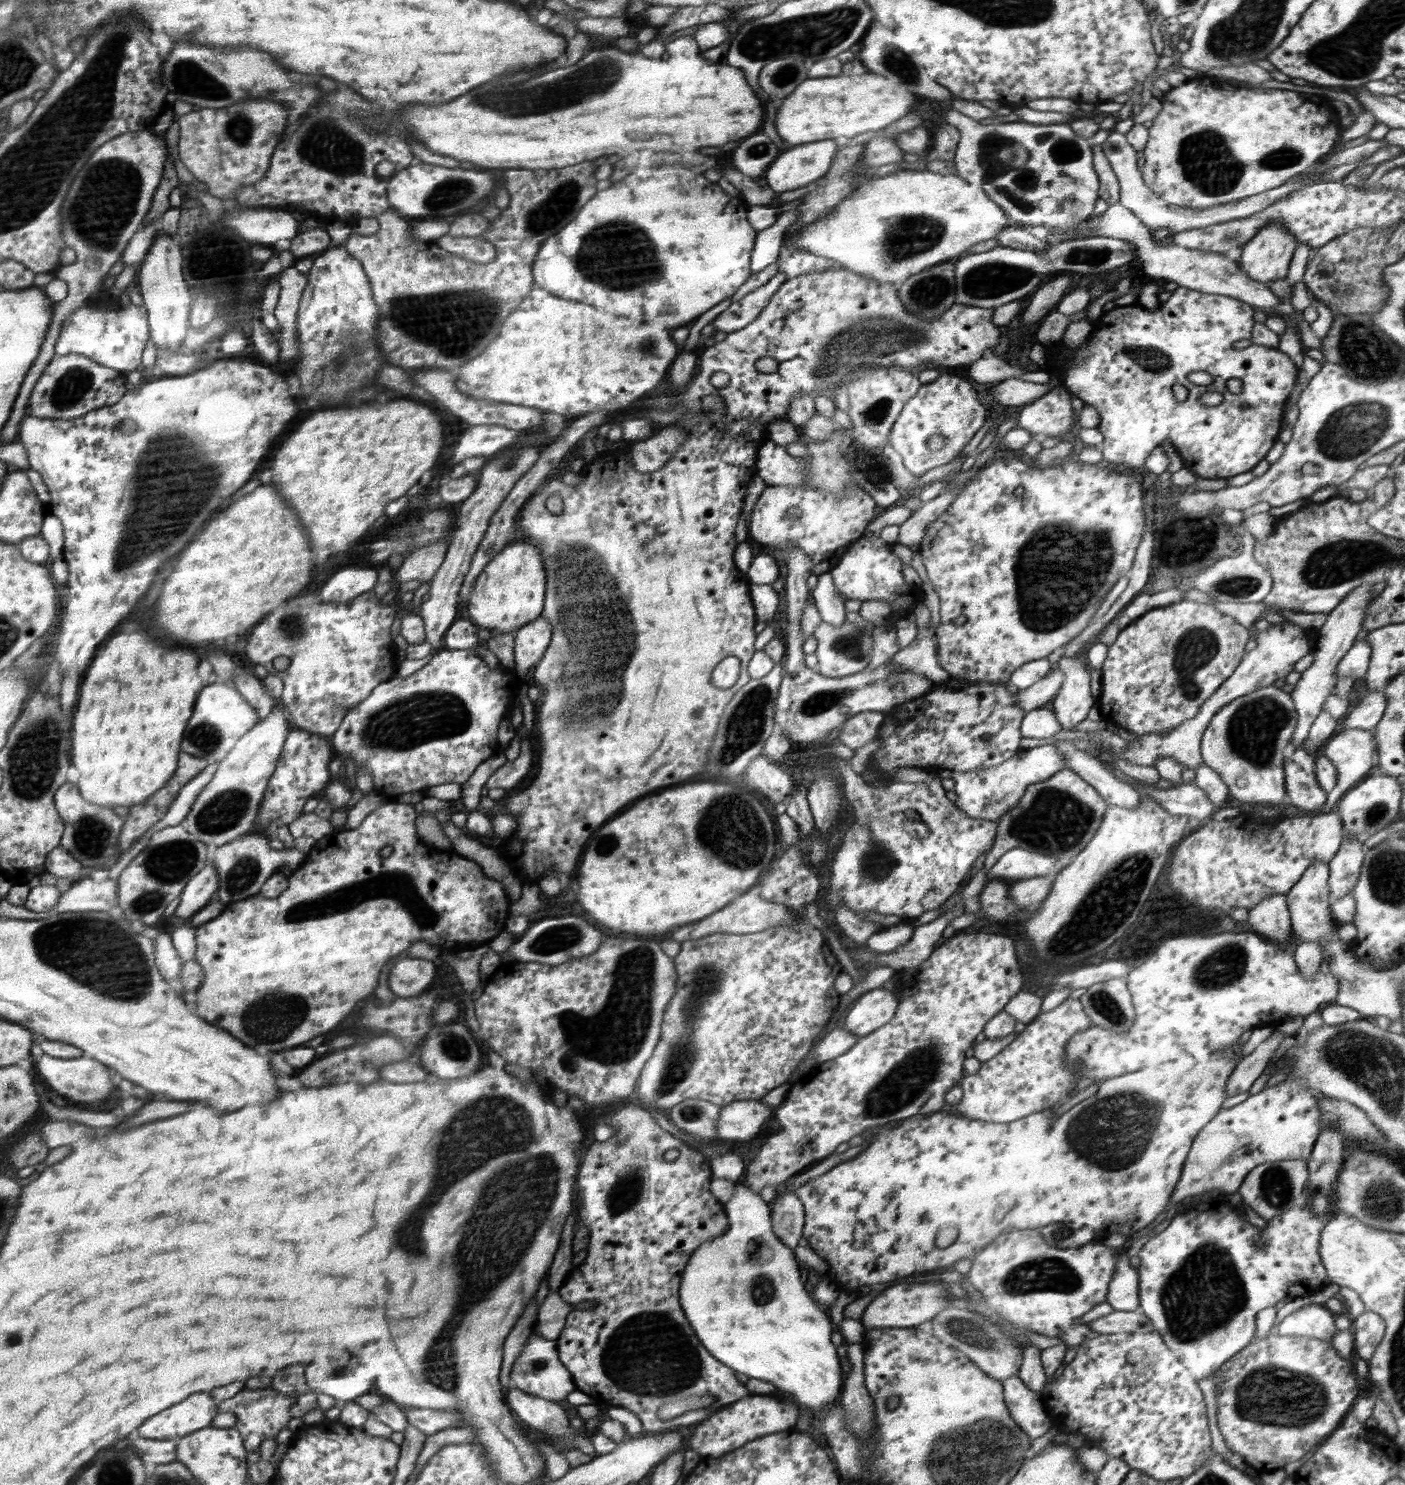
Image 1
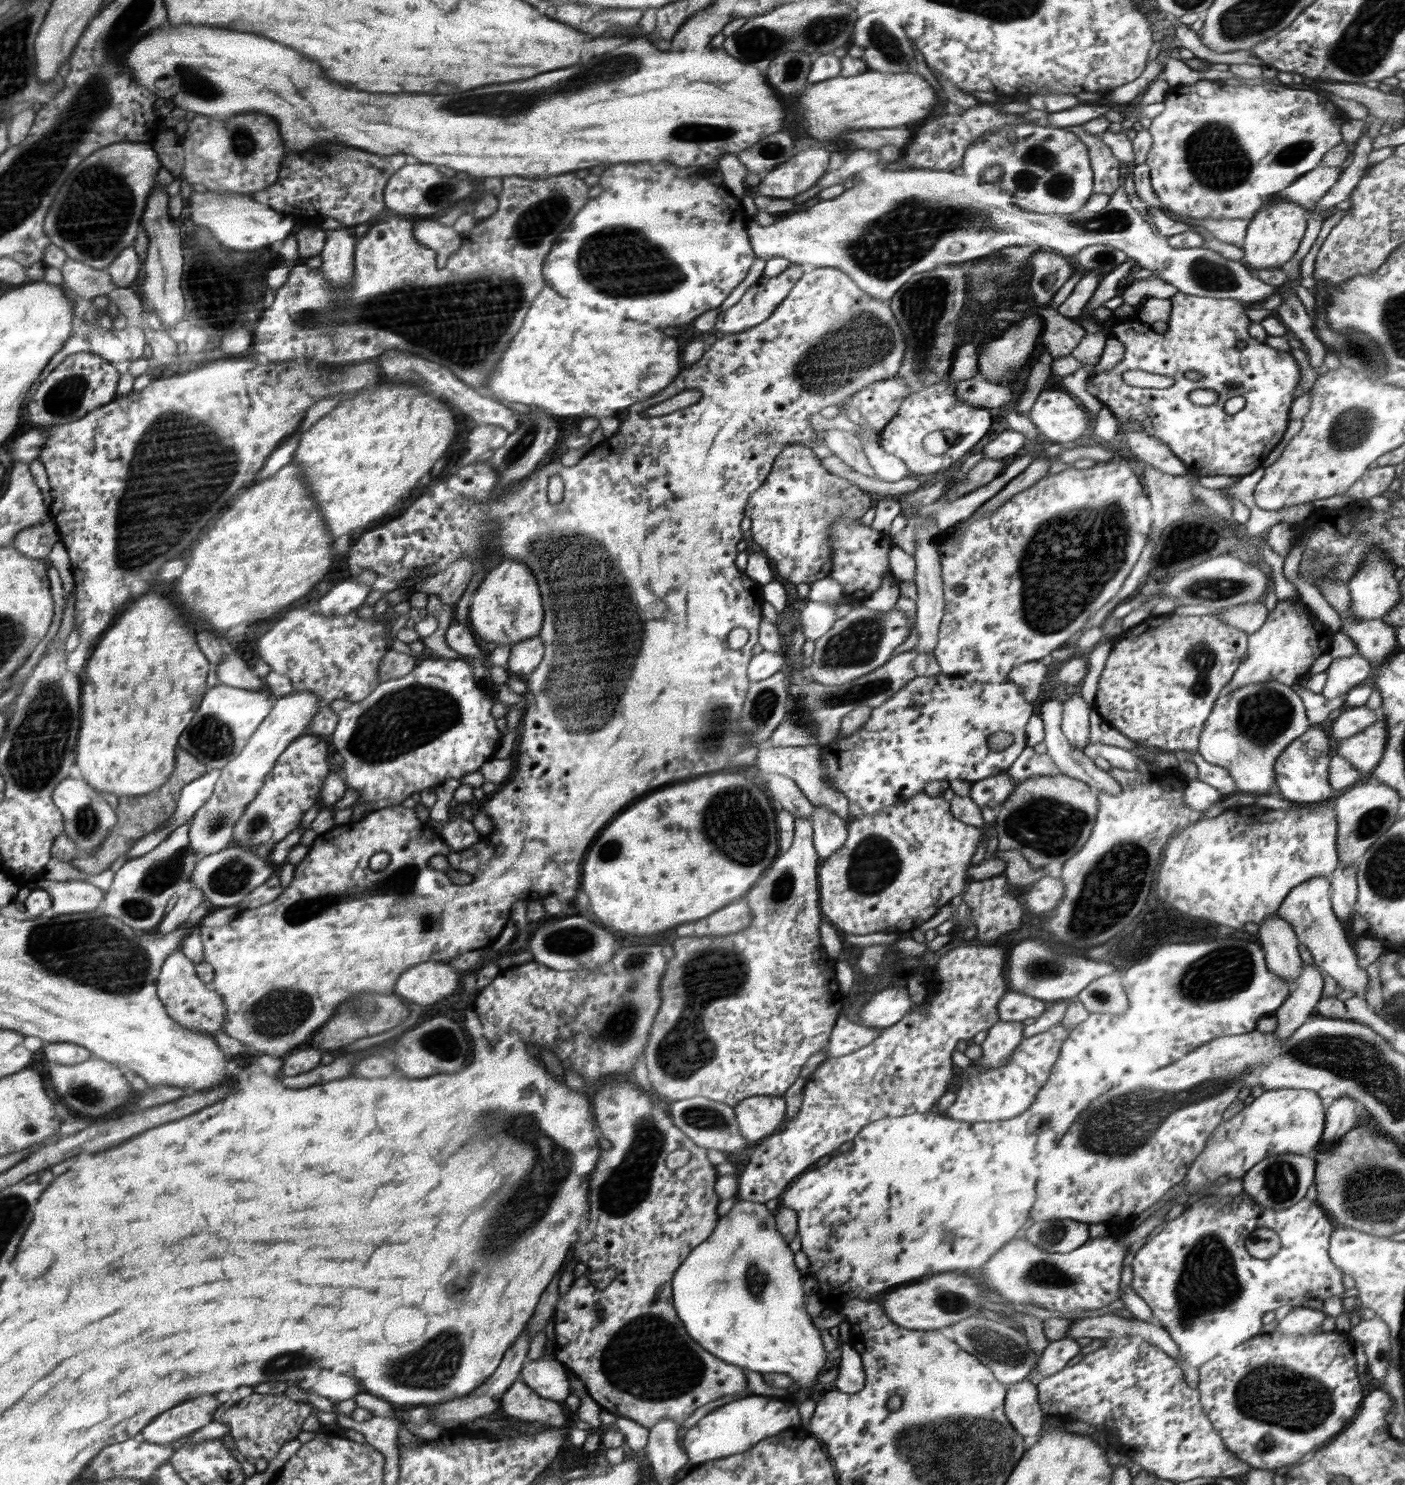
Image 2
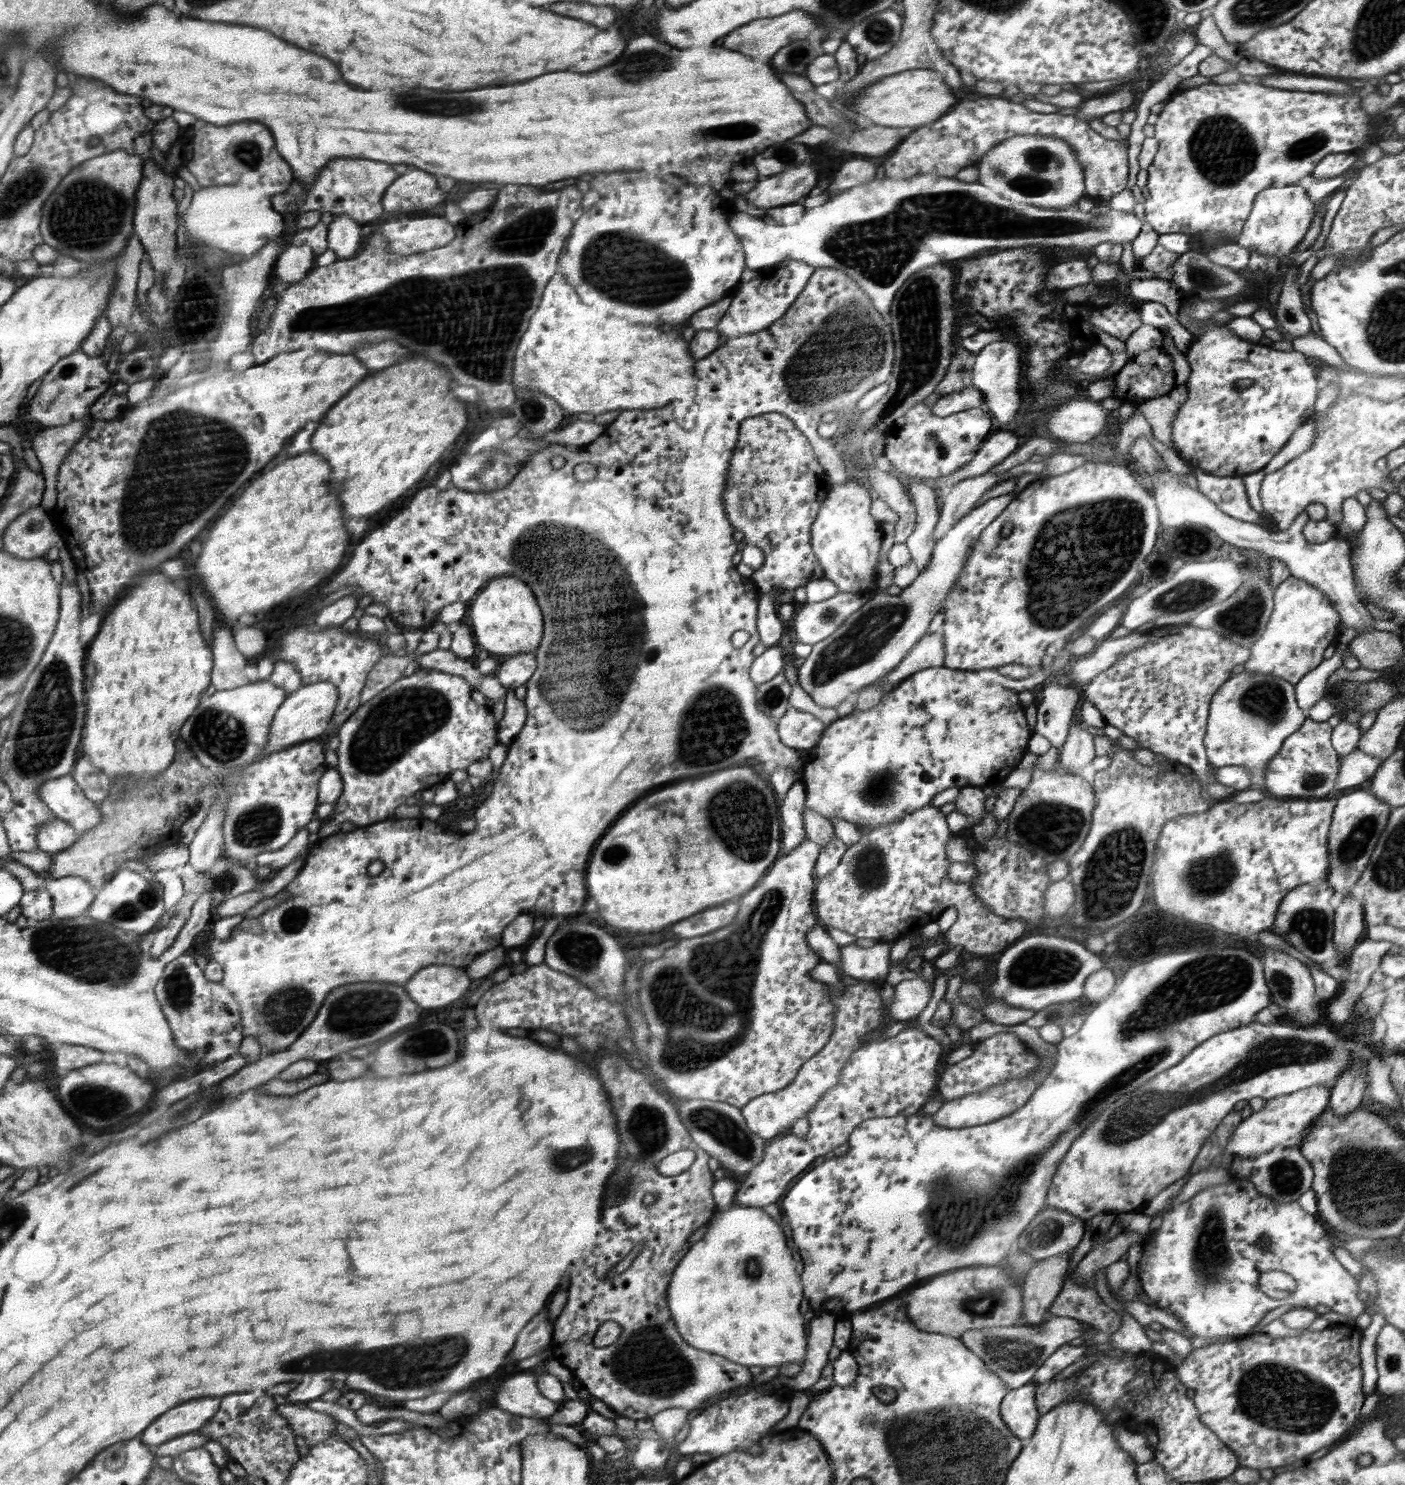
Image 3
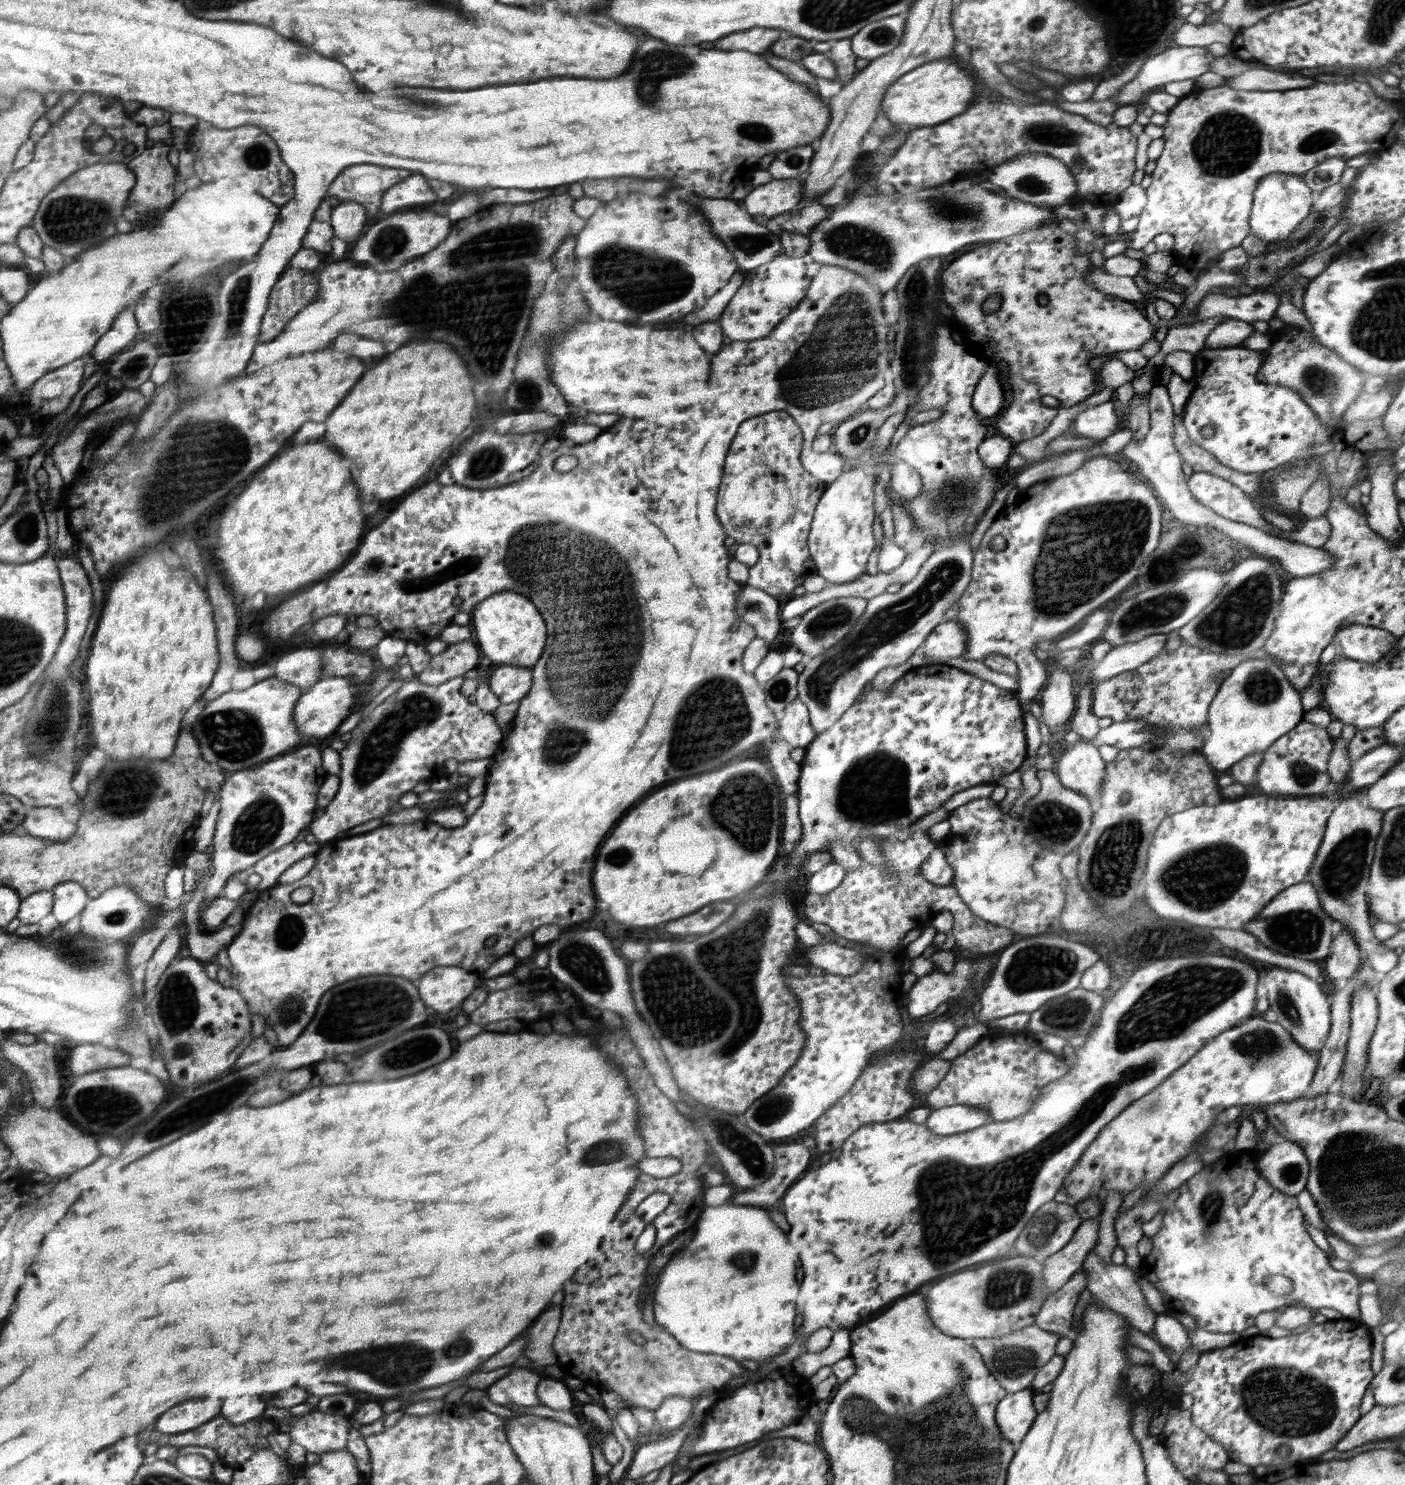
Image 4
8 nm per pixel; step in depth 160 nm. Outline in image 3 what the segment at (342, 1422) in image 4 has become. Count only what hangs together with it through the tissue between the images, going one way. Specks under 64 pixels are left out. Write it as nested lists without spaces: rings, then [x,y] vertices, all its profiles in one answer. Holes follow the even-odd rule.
[[[288,1403],[277,1405],[275,1410],[288,1421],[295,1436],[304,1438],[308,1447],[324,1442],[336,1432],[337,1421],[332,1415]]]

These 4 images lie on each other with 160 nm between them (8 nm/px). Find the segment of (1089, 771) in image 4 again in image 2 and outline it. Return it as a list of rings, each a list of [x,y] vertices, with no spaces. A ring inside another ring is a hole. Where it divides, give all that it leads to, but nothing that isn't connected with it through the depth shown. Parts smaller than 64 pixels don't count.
[[[1076,693],[1063,702],[1062,732],[1068,742],[1080,750],[1088,746],[1088,734],[1090,734],[1088,714],[1090,705],[1084,702],[1081,693]]]

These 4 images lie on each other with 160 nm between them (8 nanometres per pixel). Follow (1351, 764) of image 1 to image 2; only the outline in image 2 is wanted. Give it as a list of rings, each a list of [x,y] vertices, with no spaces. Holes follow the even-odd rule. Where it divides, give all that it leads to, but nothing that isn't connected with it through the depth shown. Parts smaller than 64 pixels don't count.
[[[1380,714],[1374,724],[1340,741],[1337,754],[1346,758],[1358,769],[1361,781],[1371,778],[1373,770],[1382,760],[1387,743],[1387,724],[1384,716]]]

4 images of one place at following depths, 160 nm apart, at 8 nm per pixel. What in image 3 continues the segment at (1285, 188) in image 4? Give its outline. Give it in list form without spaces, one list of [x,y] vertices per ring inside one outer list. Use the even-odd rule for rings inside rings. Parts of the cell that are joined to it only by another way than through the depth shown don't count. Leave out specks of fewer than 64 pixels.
[[[1302,183],[1270,186],[1259,192],[1254,199],[1252,210],[1243,224],[1237,243],[1249,251],[1284,259],[1283,255],[1291,254],[1292,249],[1296,248],[1306,236],[1312,218],[1315,216],[1315,206]]]

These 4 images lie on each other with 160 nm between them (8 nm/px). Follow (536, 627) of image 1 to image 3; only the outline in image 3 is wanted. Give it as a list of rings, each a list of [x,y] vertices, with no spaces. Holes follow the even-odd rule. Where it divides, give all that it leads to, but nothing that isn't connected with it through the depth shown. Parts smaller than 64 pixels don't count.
[[[521,653],[514,657],[504,657],[494,676],[504,688],[515,690],[518,686],[528,684],[532,680],[537,664],[535,653]]]

